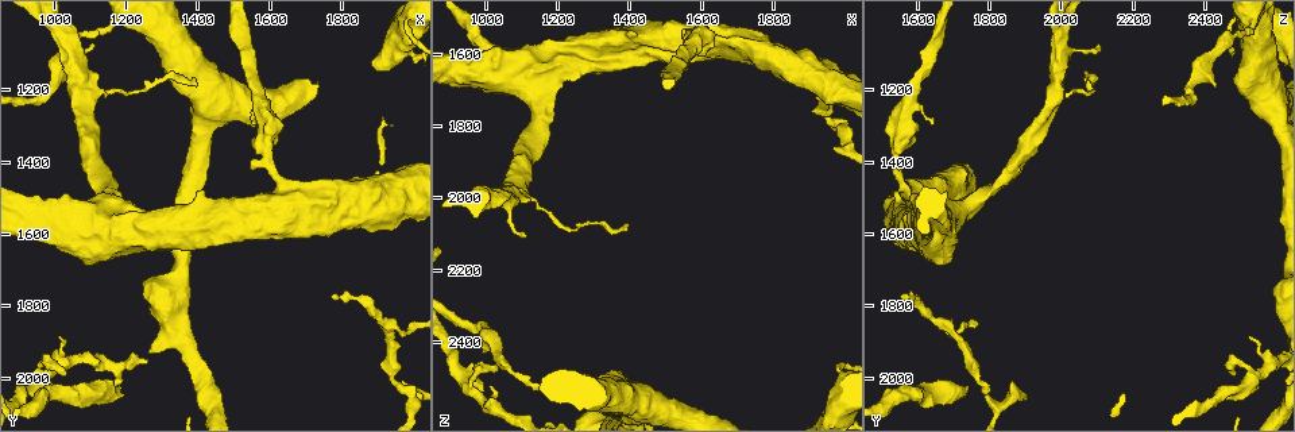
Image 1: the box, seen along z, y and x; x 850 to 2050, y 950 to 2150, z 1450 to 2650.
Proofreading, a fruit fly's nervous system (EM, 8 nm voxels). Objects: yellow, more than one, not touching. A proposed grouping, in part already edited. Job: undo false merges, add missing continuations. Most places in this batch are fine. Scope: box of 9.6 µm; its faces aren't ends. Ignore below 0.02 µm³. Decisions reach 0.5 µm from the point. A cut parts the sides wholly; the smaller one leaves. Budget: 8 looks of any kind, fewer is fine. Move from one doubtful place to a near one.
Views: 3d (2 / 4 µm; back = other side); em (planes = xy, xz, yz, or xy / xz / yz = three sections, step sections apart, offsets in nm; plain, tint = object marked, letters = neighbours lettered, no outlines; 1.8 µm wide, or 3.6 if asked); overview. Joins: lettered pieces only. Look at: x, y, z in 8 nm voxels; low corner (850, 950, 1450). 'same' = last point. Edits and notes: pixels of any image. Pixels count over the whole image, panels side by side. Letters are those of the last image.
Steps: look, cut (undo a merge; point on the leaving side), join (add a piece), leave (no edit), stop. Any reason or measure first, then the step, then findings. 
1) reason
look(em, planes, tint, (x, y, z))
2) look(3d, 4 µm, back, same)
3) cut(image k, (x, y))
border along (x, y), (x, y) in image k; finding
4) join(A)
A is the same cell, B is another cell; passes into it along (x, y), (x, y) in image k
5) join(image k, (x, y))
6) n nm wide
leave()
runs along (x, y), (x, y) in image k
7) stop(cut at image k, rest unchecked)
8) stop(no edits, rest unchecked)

thick turns thin
look(em, xz, step 16, tint, (1150, 1500, 1770))

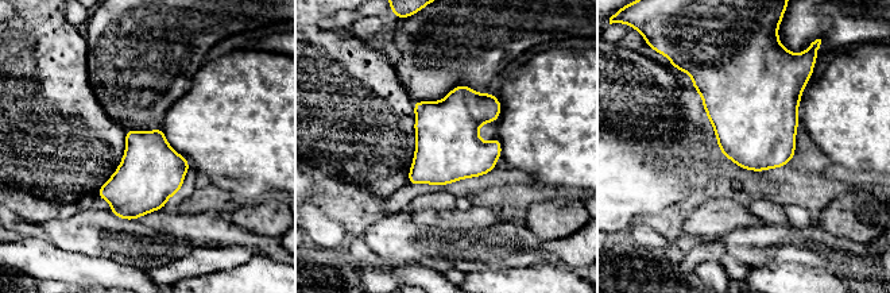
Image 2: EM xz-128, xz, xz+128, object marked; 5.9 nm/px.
cut it another way
look(em, planes, letters, same)

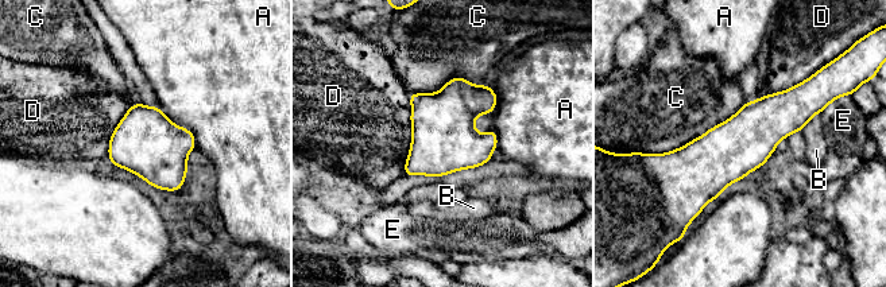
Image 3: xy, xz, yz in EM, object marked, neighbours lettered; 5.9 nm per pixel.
360 nm wide; C touches over 650 nm
leave()
A, B, C, D and E are other cells; one neuron here

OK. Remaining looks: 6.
free end
look(em, 3.6 µm, planes, letters, (1550, 1420, 1540))

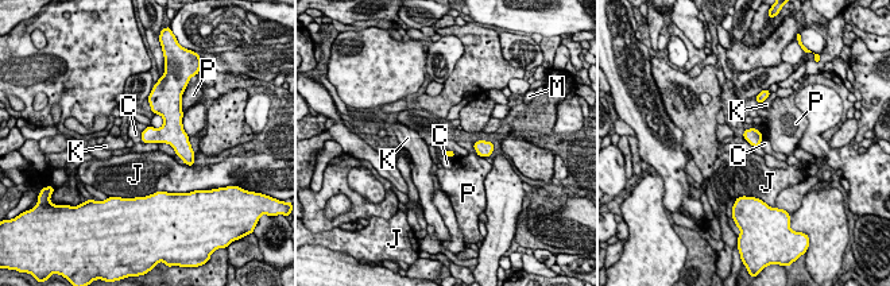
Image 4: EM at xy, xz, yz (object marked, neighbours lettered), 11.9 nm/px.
leave()
C, J, K, M and P are other cells; no lettered piece goes on from it

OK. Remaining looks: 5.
free end
look(em, planes, letters, (1780, 1770, 1560))

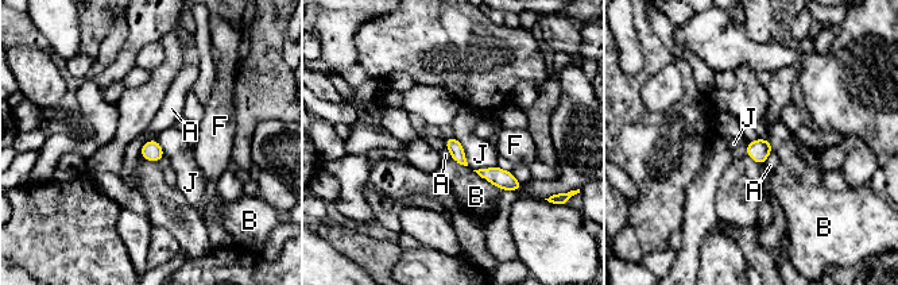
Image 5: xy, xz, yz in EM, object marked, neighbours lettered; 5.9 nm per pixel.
90 nm wide
leave()
A, B, F and J are other cells; border along (773, 150), (761, 165) in image 5; no lettered piece goes on from it

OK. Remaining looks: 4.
stop(no edits, rest unchecked)

